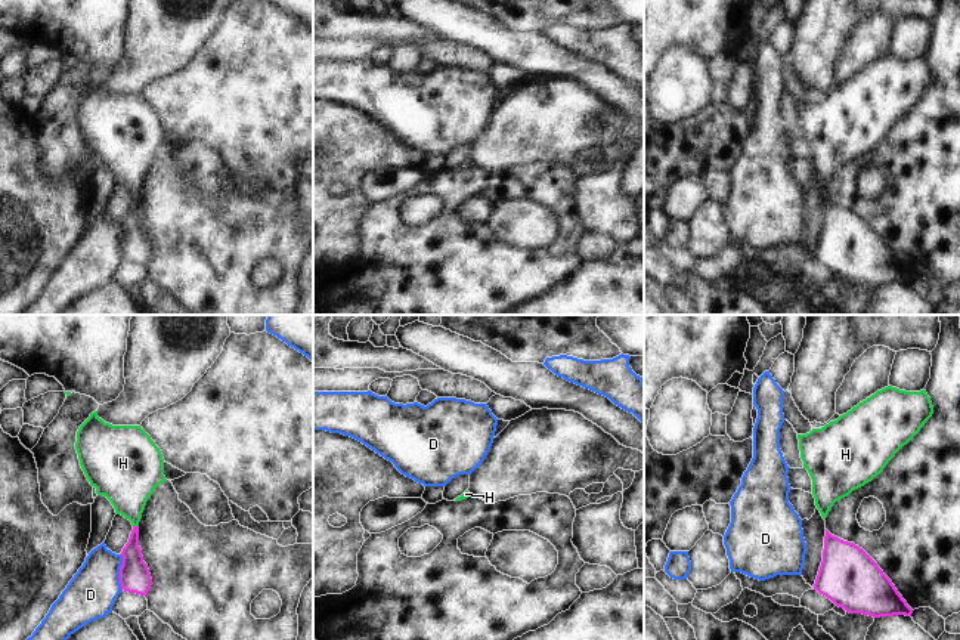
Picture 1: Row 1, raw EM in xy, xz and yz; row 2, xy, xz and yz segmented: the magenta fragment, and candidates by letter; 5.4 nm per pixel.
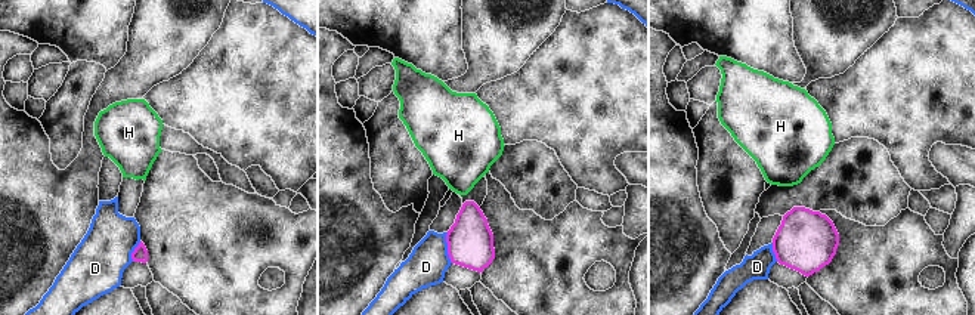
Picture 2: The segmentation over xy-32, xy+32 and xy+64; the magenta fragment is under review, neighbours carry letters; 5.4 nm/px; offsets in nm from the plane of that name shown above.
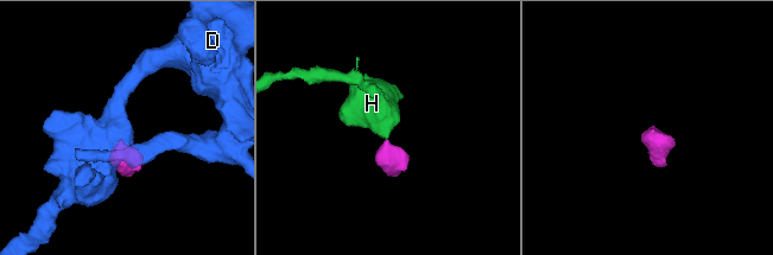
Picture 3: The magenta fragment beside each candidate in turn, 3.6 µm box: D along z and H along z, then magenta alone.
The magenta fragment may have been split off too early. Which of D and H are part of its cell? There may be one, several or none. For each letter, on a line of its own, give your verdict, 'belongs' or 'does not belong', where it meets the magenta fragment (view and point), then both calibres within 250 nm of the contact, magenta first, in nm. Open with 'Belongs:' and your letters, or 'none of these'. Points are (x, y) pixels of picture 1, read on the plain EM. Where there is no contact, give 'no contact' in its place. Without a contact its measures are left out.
Belongs: H
D: does not belong | xy (120, 241) | 170/280 nm
H: belongs | xy (136, 195) | 160/280 nm

